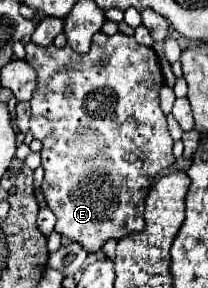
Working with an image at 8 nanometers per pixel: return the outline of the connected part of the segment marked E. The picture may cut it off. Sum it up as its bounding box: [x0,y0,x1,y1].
[25,31,175,251]

